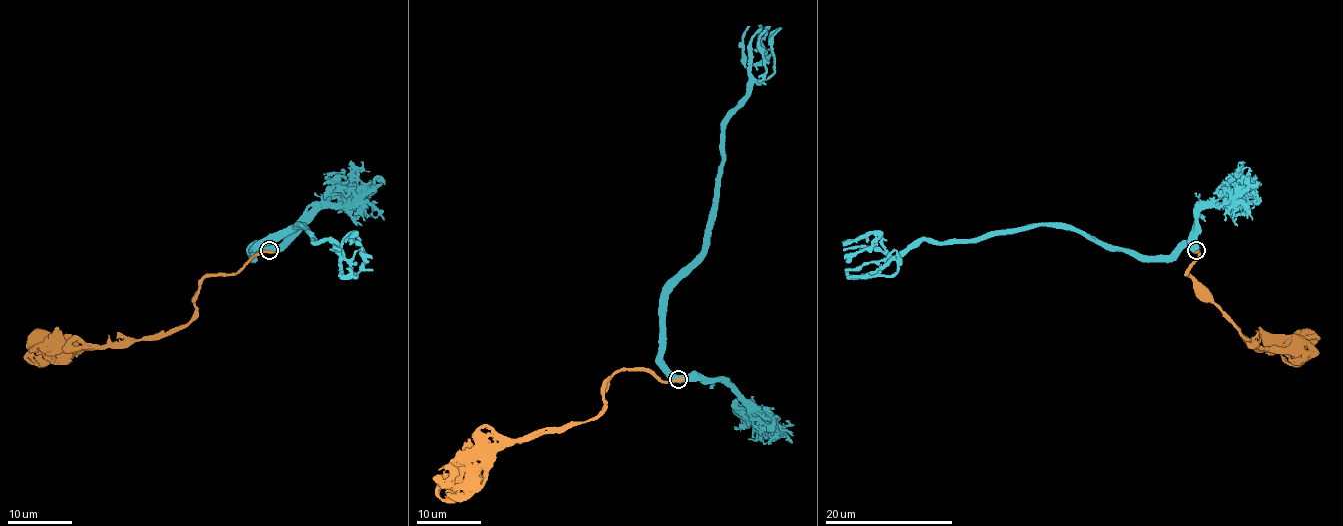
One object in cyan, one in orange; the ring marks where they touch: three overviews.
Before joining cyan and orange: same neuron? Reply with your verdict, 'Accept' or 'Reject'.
Accept

